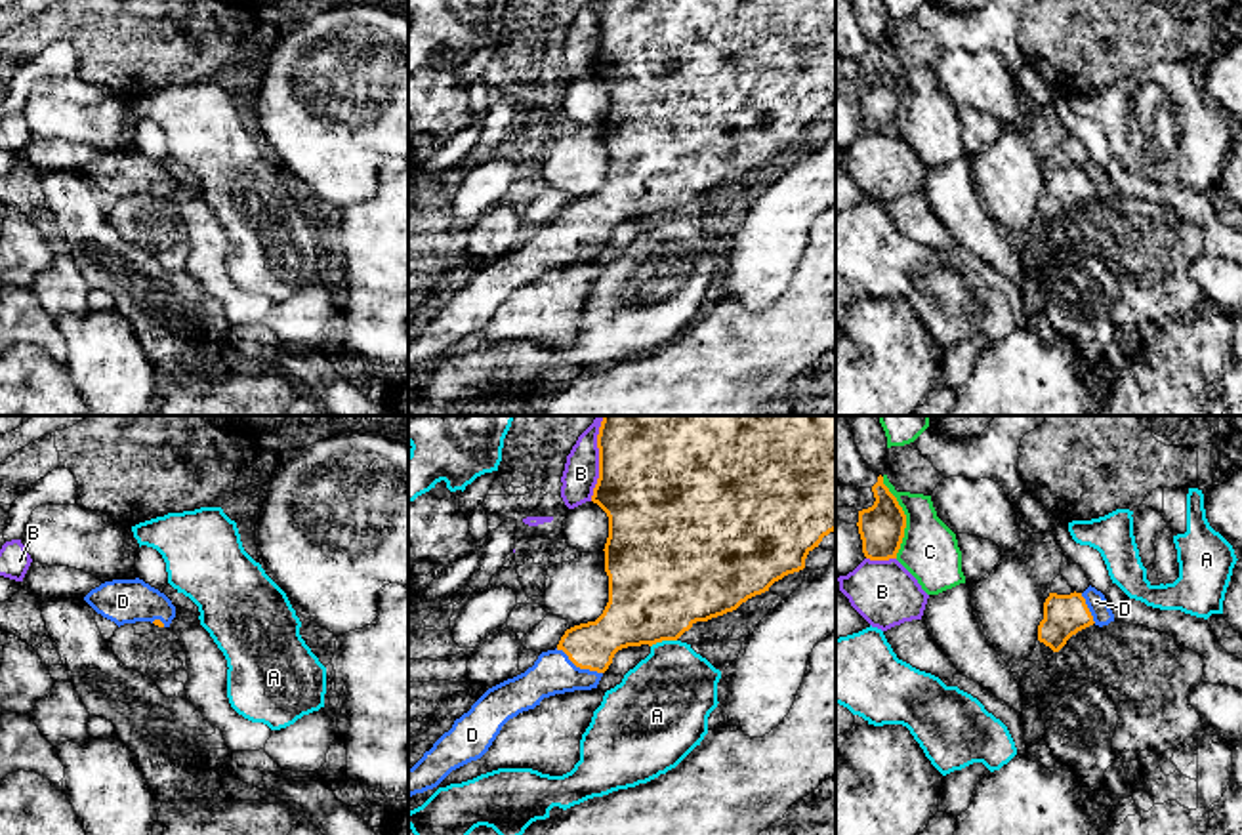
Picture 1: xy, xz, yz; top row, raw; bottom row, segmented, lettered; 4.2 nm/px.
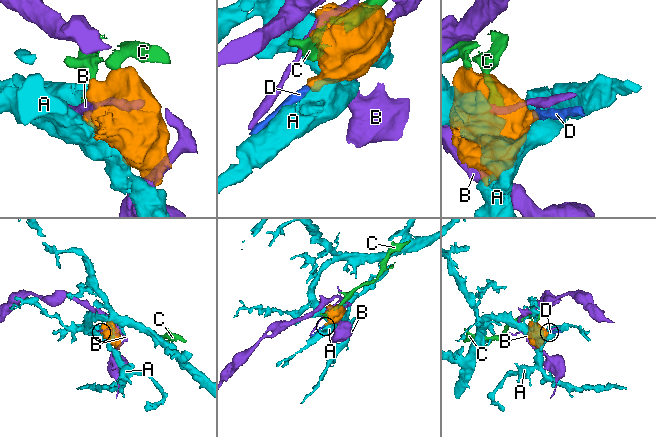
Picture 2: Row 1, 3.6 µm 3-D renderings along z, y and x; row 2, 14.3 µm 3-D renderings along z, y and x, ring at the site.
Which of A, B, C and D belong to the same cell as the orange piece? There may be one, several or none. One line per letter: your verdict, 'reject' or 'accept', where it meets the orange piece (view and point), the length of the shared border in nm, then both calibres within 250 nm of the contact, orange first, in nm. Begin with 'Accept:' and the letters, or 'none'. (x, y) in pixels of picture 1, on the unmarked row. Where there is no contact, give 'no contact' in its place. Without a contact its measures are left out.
Accept: D
A: reject; meets orange in xz at (662, 212); contact 120 nm long; 440 nm thick on the orange side, 380 nm on the other
B: reject; meets orange in xz at (600, 37); contact 320 nm long; 480 nm thick on the orange side, 150 nm on the other
C: reject; meets orange in yz at (905, 90); contact 360 nm long; 190 nm thick on the orange side, 240 nm on the other
D: accept; meets orange in xz at (579, 239); contact 220 nm long; 200 nm thick on the orange side, 180 nm on the other

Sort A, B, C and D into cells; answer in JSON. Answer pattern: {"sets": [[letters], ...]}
{"sets": [["A"], ["B"], ["C"], ["D"]]}

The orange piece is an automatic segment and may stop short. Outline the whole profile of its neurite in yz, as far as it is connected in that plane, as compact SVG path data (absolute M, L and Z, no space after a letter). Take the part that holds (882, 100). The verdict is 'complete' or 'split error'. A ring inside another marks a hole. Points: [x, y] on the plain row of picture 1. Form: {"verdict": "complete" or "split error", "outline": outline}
{"verdict": "split error", "outline": "M851 0L855 8L855 17L862 32L878 48L878 55L872 59L874 78L859 84L859 107L862 112L862 126L870 133L889 133L897 132L900 122L906 88L899 78L897 71L883 57L883 48L887 42L887 10L883 0Z"}

